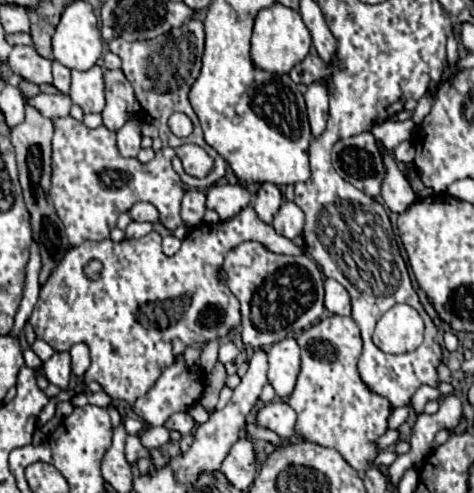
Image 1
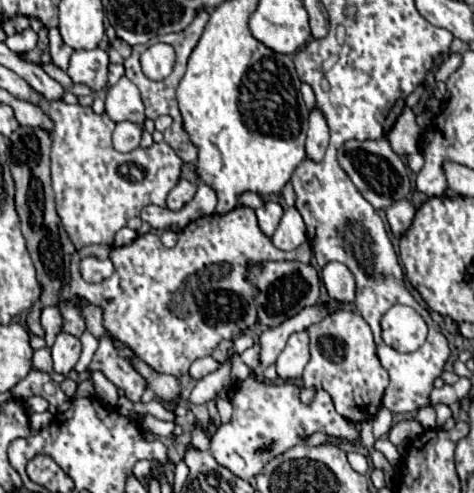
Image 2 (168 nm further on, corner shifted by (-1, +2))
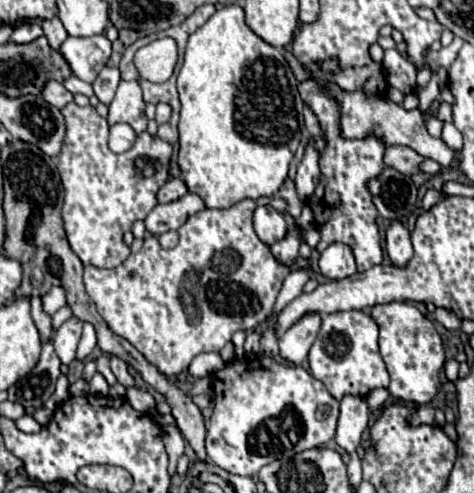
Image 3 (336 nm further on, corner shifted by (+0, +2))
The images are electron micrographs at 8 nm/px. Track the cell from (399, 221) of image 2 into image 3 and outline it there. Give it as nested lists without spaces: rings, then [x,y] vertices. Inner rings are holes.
[[[392,223],[386,231],[386,253],[396,267],[406,265],[414,255],[410,243],[410,231],[402,223]]]

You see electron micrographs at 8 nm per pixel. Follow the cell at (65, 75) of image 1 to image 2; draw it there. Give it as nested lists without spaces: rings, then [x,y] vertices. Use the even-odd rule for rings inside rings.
[[[57,27],[49,29],[49,49],[51,49],[51,61],[53,61],[59,69],[67,71],[67,65],[69,65],[69,59],[71,59],[73,49],[67,47],[67,45],[61,41],[61,35],[59,35]]]

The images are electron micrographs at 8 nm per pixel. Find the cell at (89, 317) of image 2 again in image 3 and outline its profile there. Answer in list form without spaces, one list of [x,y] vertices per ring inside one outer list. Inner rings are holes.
[[[14,141],[10,147],[10,153],[4,157],[4,219],[6,219],[6,237],[4,237],[4,257],[10,257],[22,265],[24,277],[18,289],[14,291],[16,297],[34,297],[34,295],[46,295],[52,285],[62,285],[66,289],[68,305],[72,307],[72,313],[82,319],[90,321],[98,335],[98,345],[104,353],[116,355],[124,359],[126,363],[134,365],[136,371],[144,377],[148,385],[152,385],[156,391],[166,395],[172,415],[176,417],[178,429],[182,431],[188,445],[194,449],[196,457],[200,461],[208,461],[206,449],[204,449],[204,415],[200,407],[192,403],[192,399],[178,389],[176,383],[170,383],[154,365],[150,365],[134,345],[130,345],[124,337],[118,337],[110,331],[106,321],[96,311],[96,305],[90,301],[84,283],[82,283],[82,263],[76,257],[76,253],[70,249],[64,223],[62,223],[62,183],[58,177],[56,161],[48,155],[44,155],[38,147]]]

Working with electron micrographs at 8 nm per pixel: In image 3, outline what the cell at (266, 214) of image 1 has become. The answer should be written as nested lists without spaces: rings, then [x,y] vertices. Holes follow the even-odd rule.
[[[270,205],[258,207],[254,211],[254,229],[256,229],[256,235],[266,245],[274,245],[274,243],[282,241],[282,237],[286,237],[286,233],[288,233],[288,225],[284,221],[284,215],[278,213]]]

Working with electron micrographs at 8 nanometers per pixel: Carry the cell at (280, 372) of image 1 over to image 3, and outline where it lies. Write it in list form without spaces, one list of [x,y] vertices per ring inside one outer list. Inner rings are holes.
[[[306,313],[302,321],[296,321],[286,337],[280,337],[280,355],[294,365],[302,365],[308,359],[310,345],[314,343],[320,329],[320,313]]]

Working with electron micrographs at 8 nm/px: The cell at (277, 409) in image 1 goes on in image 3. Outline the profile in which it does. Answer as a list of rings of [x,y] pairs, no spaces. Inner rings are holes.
[[[266,355],[236,357],[212,375],[214,411],[206,433],[206,451],[212,463],[234,475],[256,475],[264,465],[276,459],[290,459],[312,447],[328,443],[336,433],[338,401],[300,365],[278,363]]]

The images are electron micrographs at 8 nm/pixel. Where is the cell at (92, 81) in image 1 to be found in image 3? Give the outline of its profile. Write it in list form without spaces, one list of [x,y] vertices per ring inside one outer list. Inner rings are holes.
[[[106,35],[68,37],[62,43],[60,53],[66,57],[72,73],[78,79],[92,83],[98,77],[98,73],[102,71],[102,67],[106,65],[106,61],[112,53],[112,45],[106,39]]]

